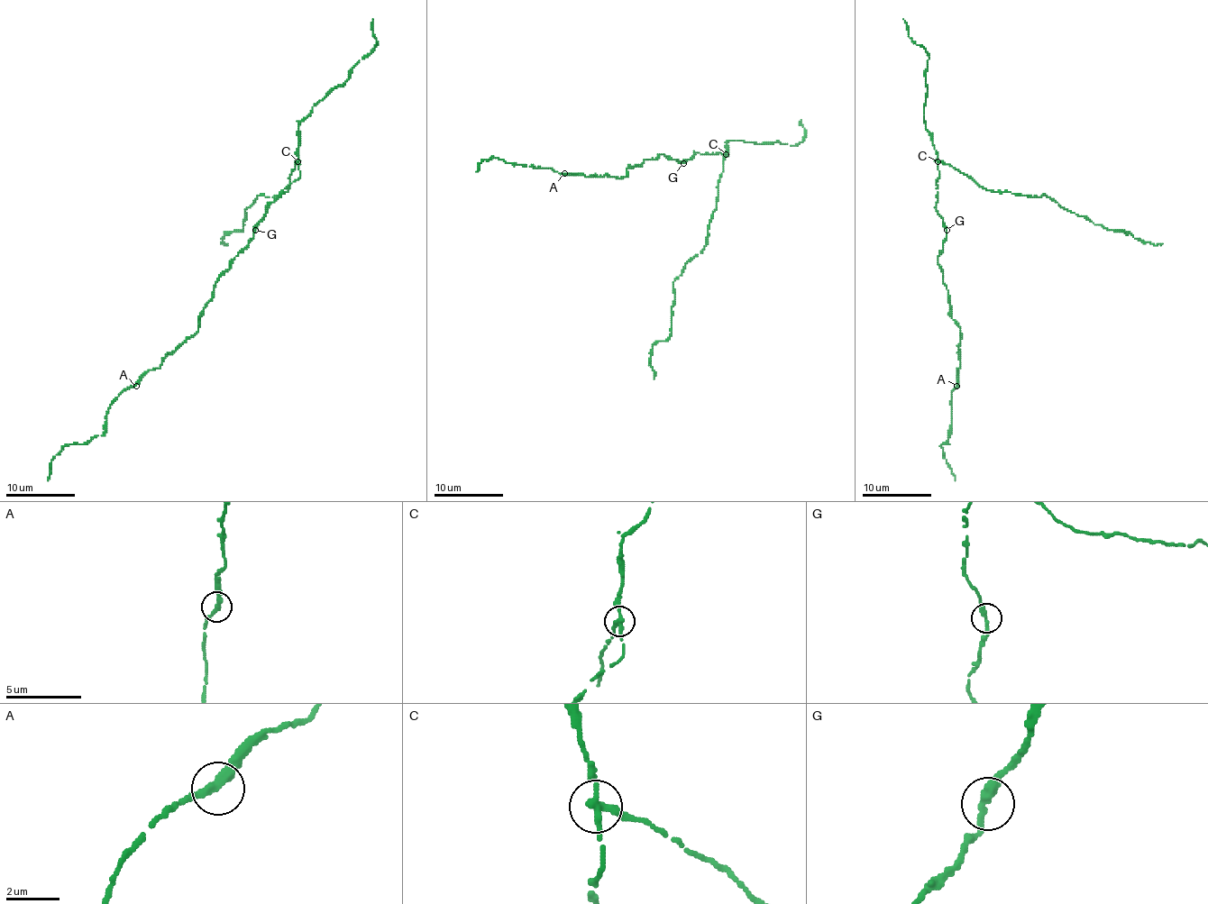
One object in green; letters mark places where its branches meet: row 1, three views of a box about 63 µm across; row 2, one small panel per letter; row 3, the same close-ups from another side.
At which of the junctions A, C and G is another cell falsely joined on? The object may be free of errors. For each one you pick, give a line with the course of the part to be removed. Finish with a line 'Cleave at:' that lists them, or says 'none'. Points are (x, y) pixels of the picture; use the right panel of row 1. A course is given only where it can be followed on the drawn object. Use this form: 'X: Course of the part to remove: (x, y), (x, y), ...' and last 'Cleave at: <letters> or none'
C: Course of the part to remove: (938, 160), (988, 190), (1047, 196), (1095, 224), (1162, 243)
Cleave at: C

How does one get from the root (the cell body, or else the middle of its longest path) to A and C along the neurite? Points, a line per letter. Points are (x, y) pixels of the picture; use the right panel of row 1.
A: (947, 228), (947, 240), (938, 262), (948, 290), (949, 315), (962, 335), (956, 386)
C: (947, 228), (936, 209), (936, 181), (939, 176), (938, 160)

